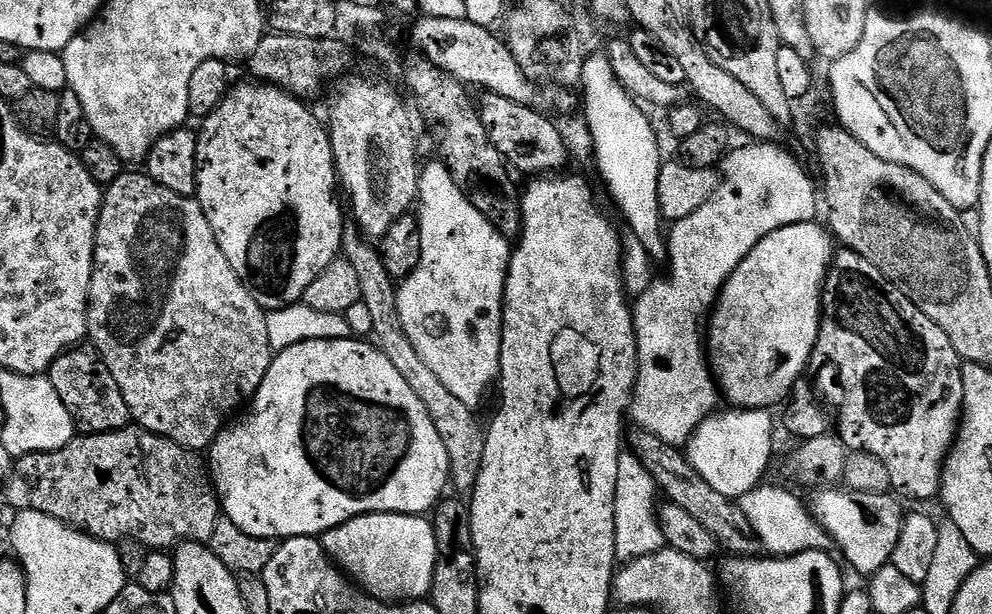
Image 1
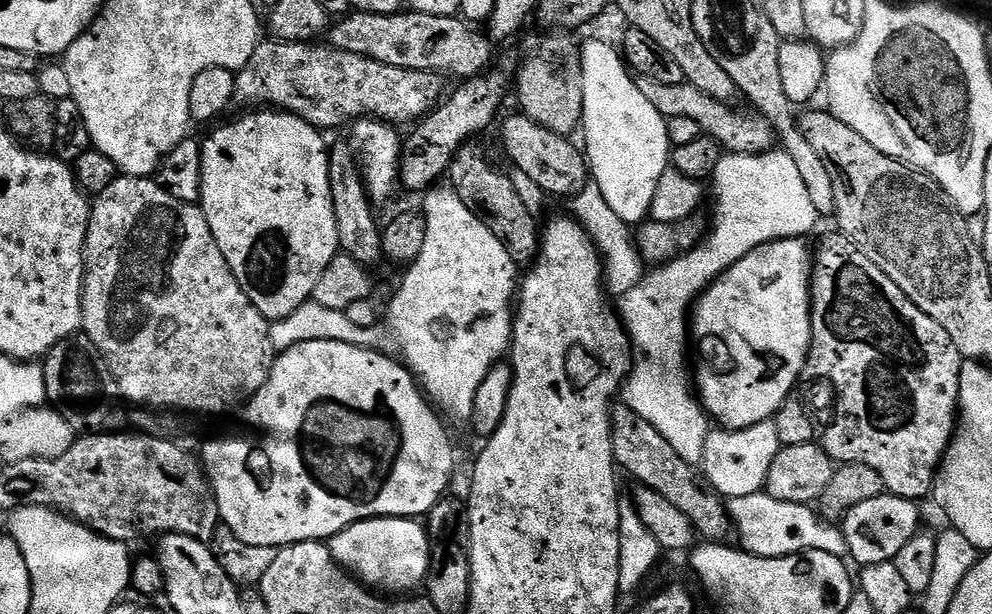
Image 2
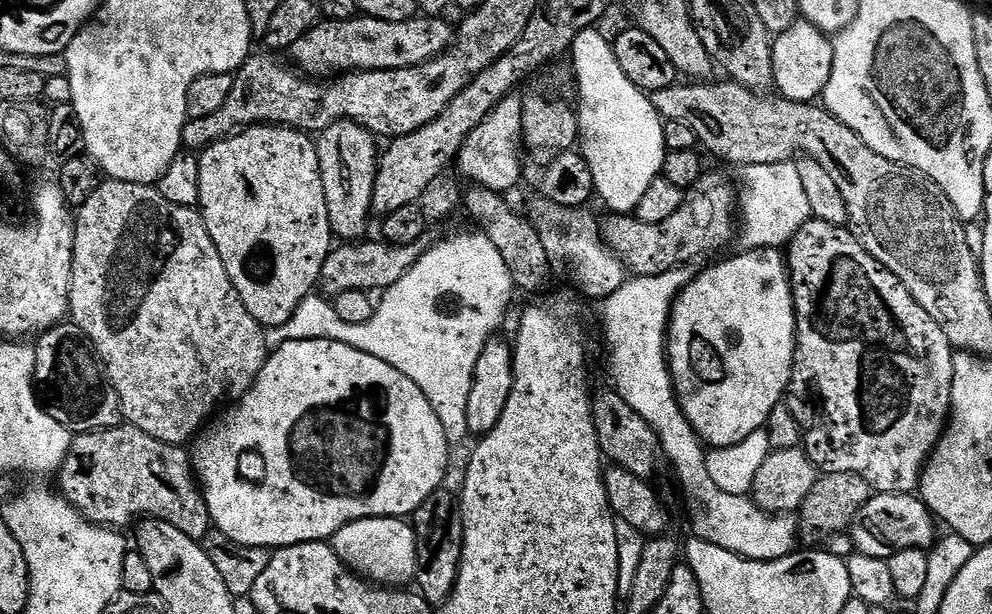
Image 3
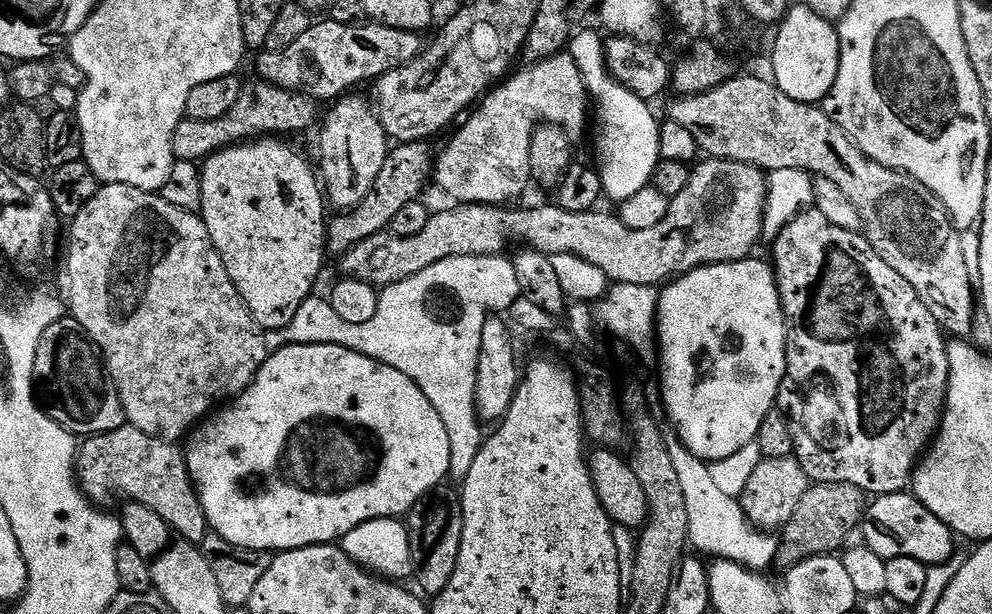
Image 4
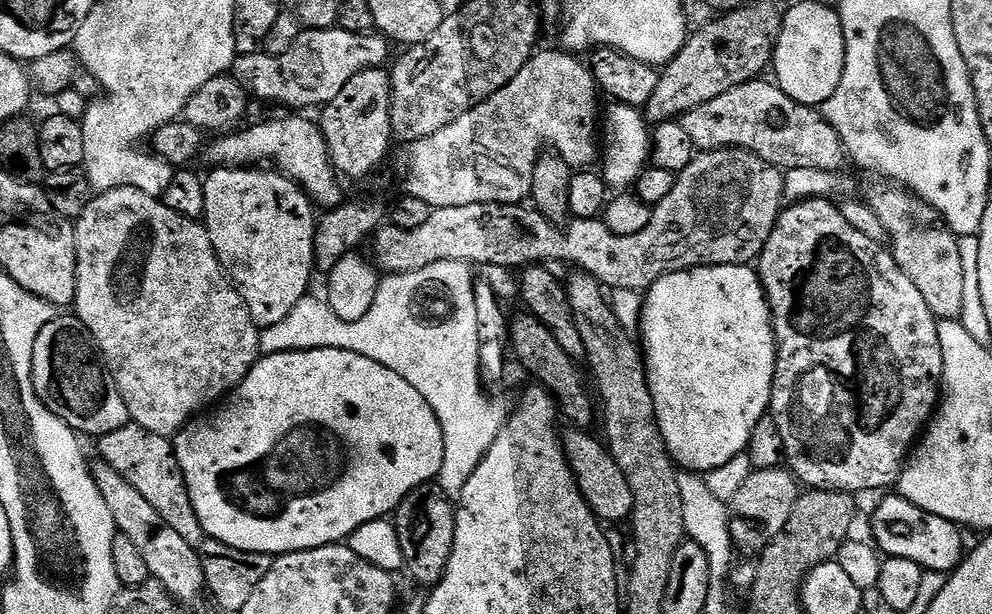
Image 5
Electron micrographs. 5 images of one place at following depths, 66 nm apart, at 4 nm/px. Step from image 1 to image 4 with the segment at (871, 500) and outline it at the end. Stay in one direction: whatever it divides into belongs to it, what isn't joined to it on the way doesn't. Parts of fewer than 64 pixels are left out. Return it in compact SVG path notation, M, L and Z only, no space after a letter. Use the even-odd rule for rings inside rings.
M907 491L895 492L889 496L875 497L867 505L862 517L862 532L864 528L863 547L874 550L883 560L894 558L914 558L926 565L945 564L953 559L957 541L951 528L942 522L915 495Z

